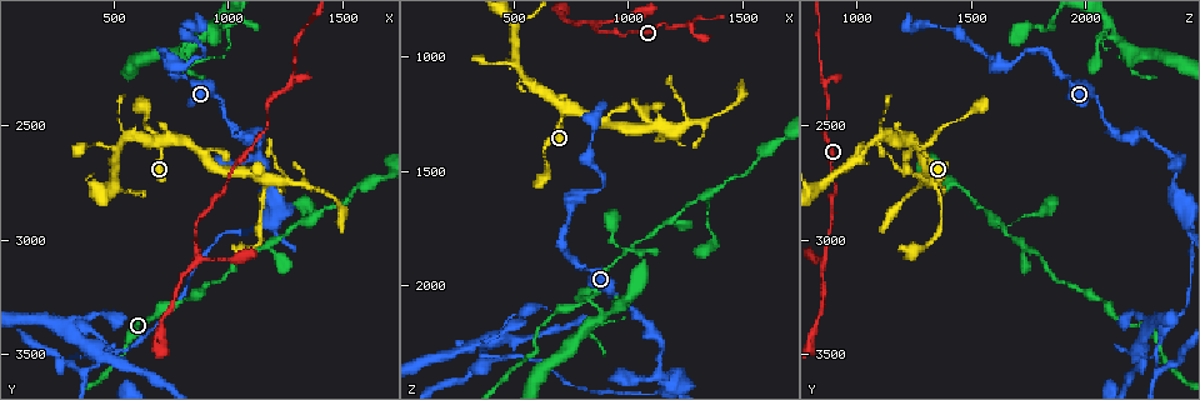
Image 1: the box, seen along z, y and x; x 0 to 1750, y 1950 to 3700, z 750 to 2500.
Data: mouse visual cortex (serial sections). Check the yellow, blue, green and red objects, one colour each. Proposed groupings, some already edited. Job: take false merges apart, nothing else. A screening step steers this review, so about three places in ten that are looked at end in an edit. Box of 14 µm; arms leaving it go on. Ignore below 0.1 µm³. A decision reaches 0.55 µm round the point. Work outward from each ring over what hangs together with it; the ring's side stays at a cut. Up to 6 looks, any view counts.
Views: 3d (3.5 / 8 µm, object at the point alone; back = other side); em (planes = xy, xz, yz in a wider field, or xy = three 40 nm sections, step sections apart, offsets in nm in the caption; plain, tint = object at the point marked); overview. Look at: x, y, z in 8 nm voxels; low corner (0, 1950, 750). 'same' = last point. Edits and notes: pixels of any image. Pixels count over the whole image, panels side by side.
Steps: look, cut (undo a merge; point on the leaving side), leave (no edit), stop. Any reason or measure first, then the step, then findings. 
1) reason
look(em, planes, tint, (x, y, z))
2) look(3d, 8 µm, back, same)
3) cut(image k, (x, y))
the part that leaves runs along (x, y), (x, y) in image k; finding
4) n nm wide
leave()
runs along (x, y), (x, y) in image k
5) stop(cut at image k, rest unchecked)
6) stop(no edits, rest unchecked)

looks like a crossing
look(3d, 3.5 µm, back, (490, 3500, 2310))

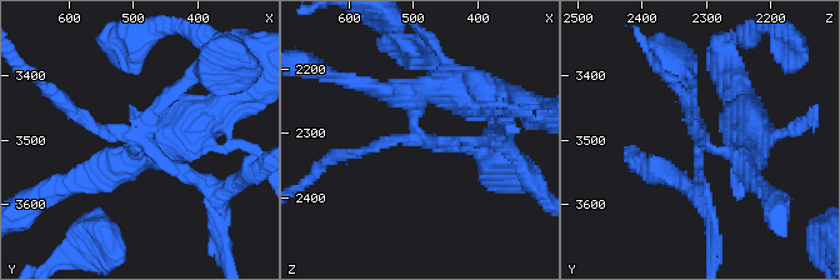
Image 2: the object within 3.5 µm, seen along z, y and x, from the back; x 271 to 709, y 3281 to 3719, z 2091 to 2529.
4 arms; arms of 150, 150, 150, 400 nm
look(em, xy, step 2, tint, (505, 3505, 2310))

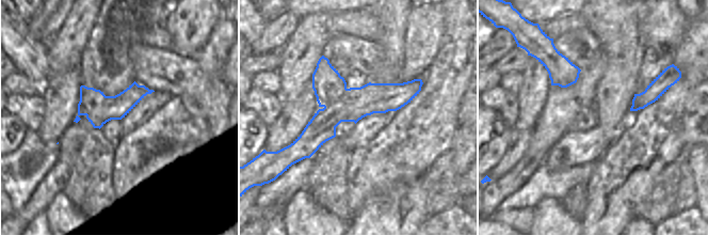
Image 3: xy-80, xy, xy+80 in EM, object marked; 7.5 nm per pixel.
leave()
runs along (344, 154), (413, 138), (416, 96), (448, 86) in image 2; all the same cell

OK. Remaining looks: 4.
thin neck
look(3d, 8 µm, (880, 2200, 1570))

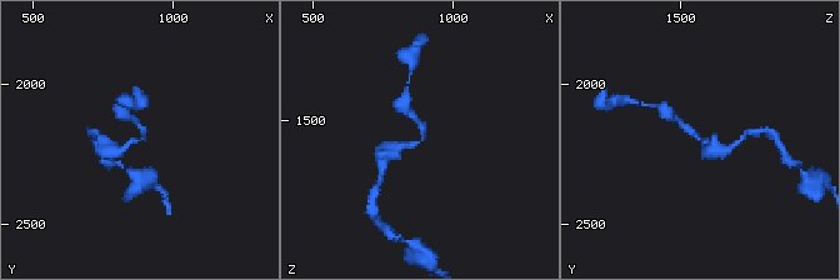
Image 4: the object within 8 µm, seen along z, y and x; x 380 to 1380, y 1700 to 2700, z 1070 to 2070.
arms of 200, 400 nm; now the EM
look(em, xy, step 2, tint, (880, 2200, 1570))

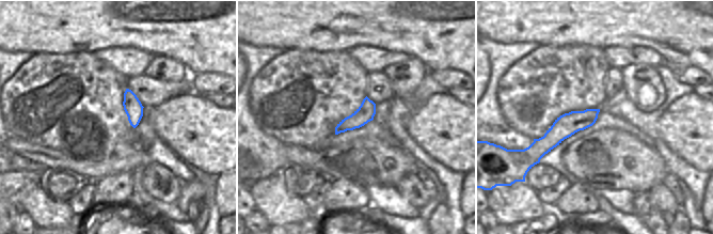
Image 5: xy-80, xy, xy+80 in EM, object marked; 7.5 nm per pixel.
leave()
runs along (711, 151), (704, 139), (675, 118) in image 4; continuous, no second cell

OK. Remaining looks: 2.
side arm on a straight run
look(3d, 8 µm, (1180, 2740, 1320))

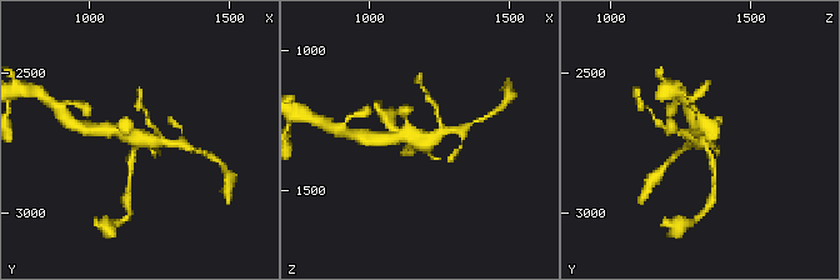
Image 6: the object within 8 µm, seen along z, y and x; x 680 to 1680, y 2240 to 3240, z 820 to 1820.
closer look
look(3d, 3.5 µm, (1170, 2740, 1320))

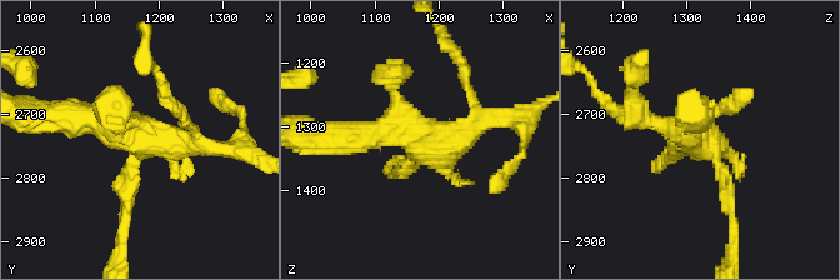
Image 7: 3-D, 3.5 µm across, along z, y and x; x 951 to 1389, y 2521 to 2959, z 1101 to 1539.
leave()
continuous, no second cell

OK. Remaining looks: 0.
stop(no edits, rest unchecked)

